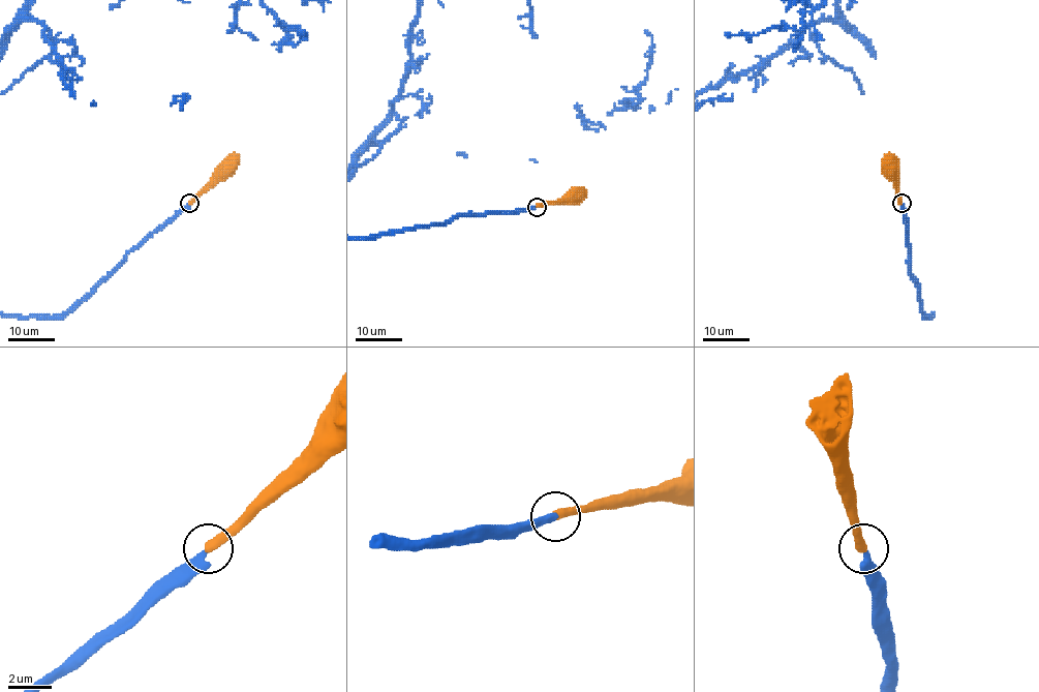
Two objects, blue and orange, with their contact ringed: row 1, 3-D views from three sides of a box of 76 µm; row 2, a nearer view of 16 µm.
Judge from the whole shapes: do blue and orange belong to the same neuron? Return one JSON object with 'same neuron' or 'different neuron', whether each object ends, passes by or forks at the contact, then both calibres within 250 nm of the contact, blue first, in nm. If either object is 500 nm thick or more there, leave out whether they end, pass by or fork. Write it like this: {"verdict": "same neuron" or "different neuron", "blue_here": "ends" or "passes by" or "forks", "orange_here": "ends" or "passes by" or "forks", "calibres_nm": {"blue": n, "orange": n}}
{"verdict": "different neuron", "blue_here": "ends", "orange_here": "ends", "calibres_nm": {"blue": 380, "orange": 440}}

